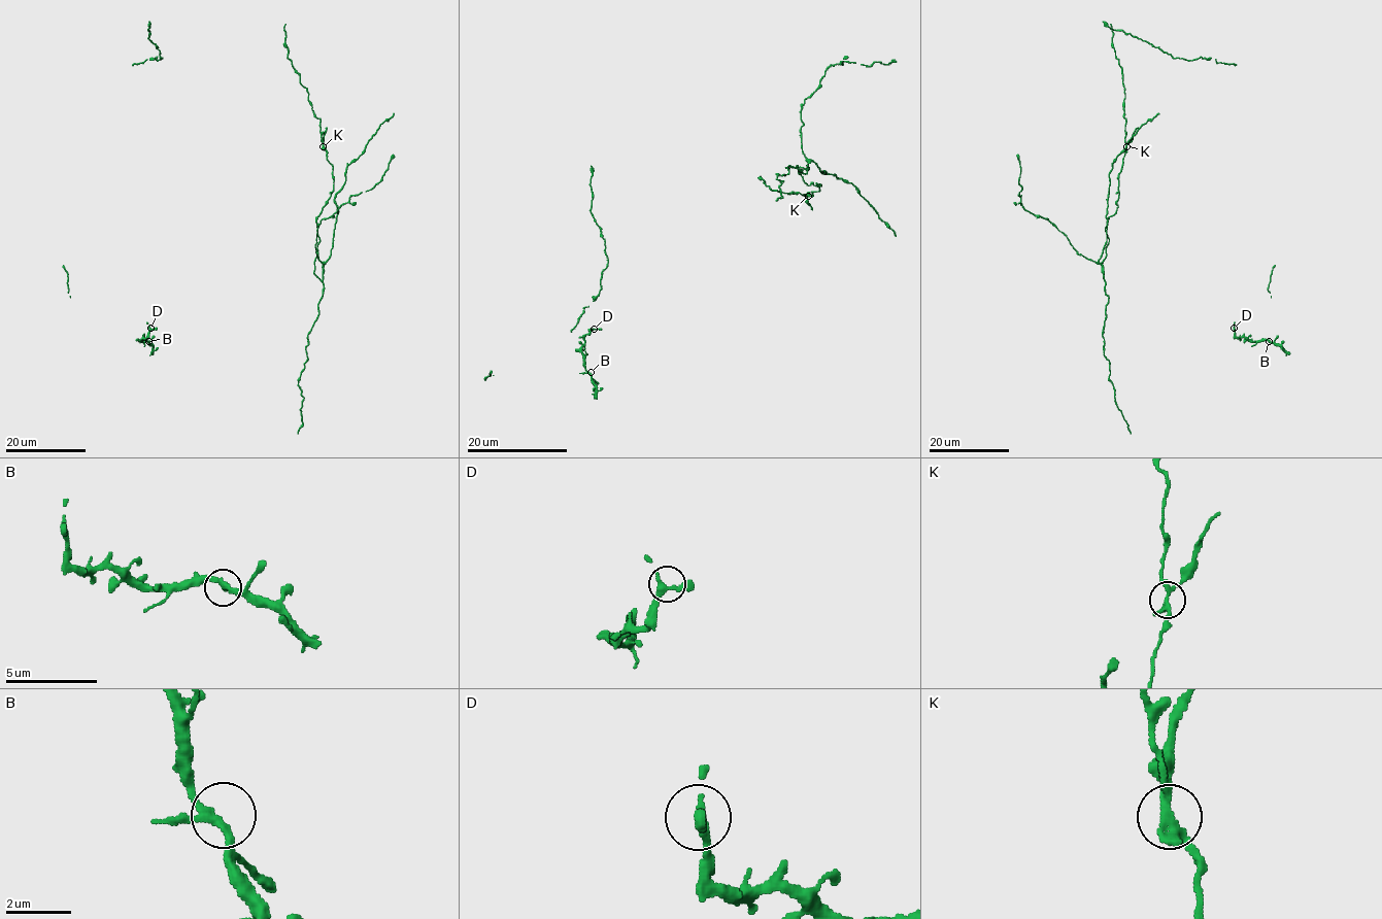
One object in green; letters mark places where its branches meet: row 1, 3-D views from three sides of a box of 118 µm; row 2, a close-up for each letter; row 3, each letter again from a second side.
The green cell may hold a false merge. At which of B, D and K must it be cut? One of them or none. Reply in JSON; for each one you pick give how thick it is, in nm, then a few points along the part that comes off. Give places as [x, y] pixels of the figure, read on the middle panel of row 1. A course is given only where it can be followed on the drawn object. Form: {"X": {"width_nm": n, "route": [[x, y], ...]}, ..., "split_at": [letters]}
{"K": {"width_nm": 240, "route": [[807, 195], [812, 210]]}, "split_at": ["K"]}

